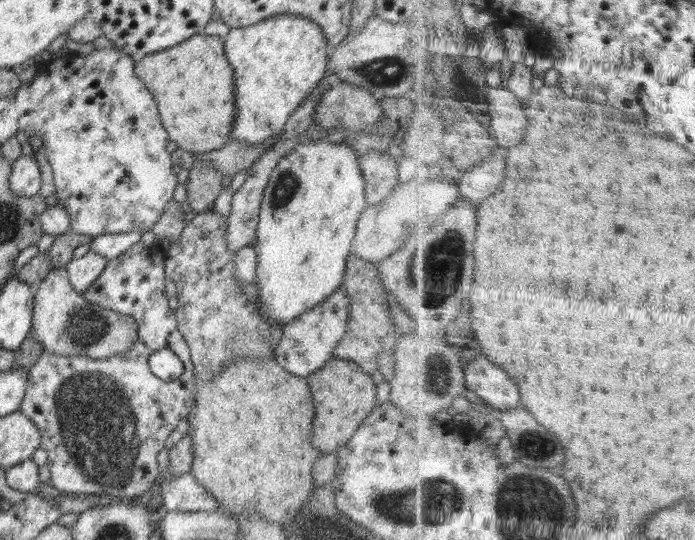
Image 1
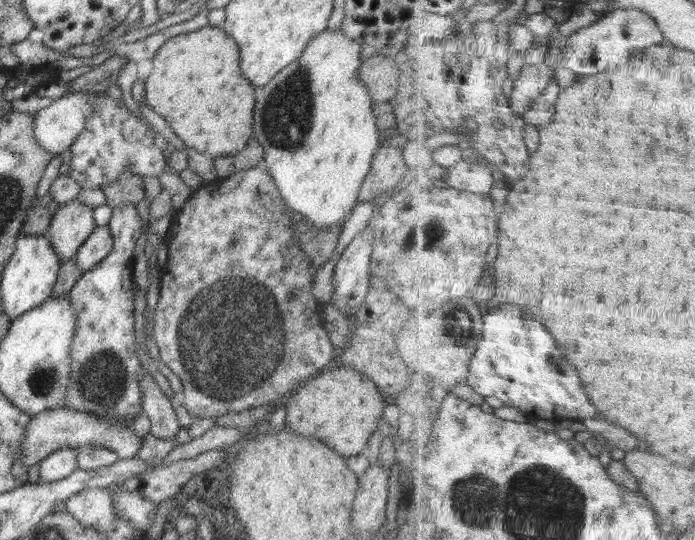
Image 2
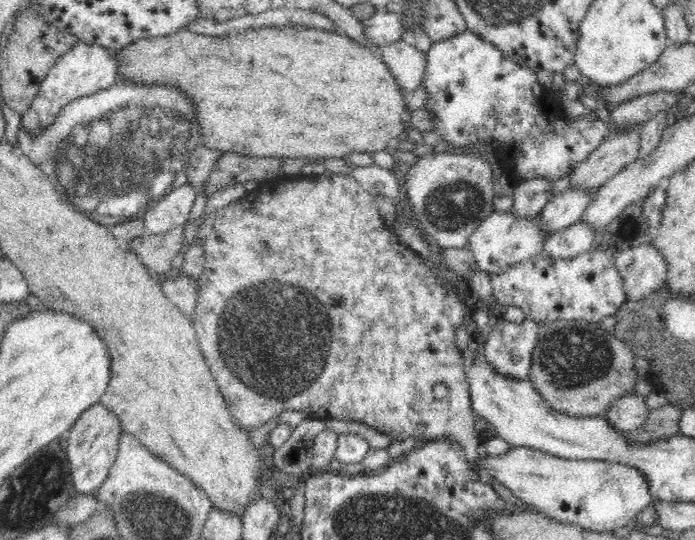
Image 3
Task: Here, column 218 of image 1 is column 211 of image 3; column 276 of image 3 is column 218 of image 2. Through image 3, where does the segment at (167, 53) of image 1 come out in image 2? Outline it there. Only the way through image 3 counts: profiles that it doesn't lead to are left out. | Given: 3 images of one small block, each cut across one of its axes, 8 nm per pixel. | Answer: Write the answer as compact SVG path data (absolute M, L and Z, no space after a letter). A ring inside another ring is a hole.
M206 26L167 39L154 56L153 66L145 80L144 100L147 106L168 122L184 144L212 158L228 157L246 146L252 136L254 88L240 74L236 41L221 27Z

